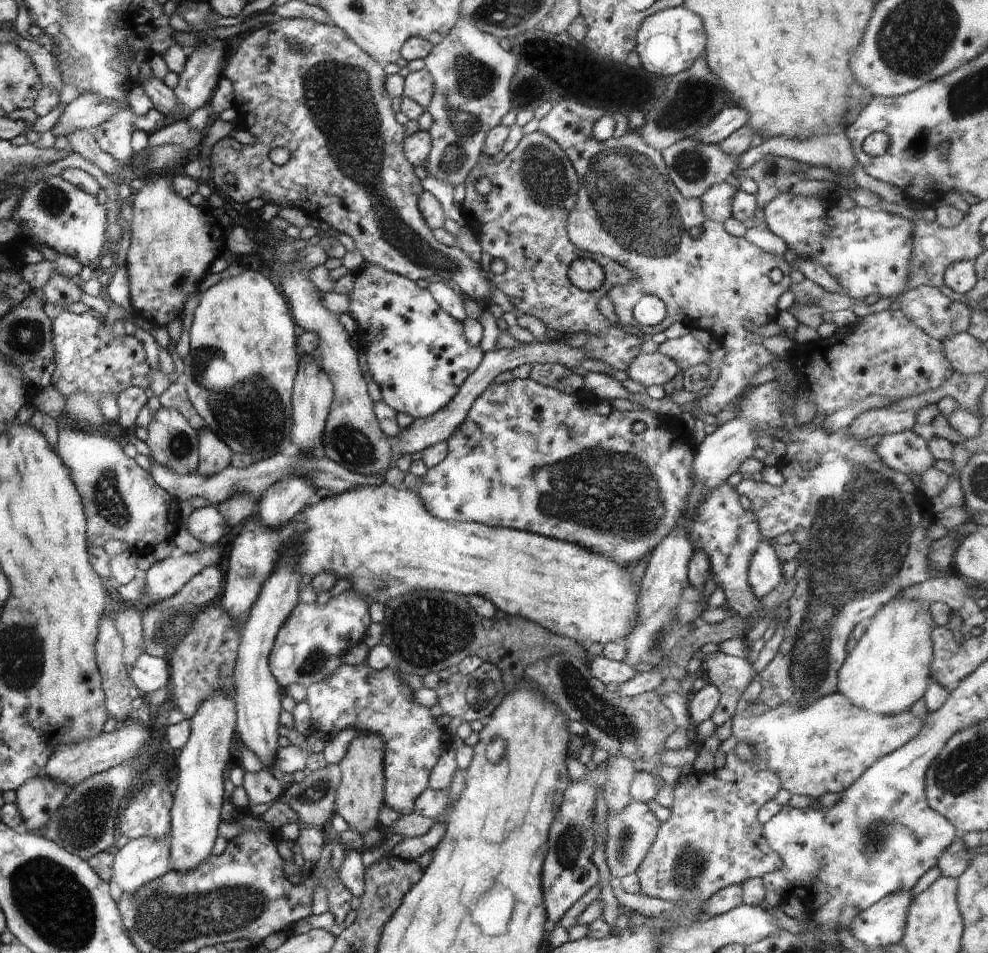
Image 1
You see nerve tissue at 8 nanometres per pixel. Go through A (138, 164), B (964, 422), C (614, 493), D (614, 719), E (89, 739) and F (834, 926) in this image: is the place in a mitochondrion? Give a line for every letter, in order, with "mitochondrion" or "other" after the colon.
A: mitochondrion
B: other
C: mitochondrion
D: mitochondrion
E: other
F: other

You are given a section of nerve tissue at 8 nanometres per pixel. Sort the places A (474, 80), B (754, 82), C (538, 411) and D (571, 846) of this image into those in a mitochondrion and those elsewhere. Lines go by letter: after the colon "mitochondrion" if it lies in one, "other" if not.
A: mitochondrion
B: other
C: other
D: mitochondrion

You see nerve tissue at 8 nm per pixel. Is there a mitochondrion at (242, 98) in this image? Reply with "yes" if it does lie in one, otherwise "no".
no

